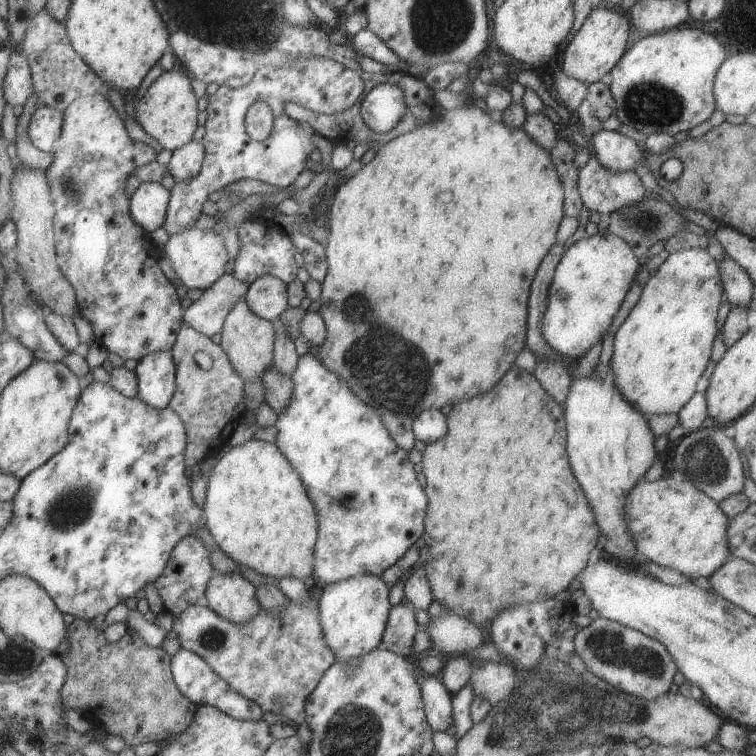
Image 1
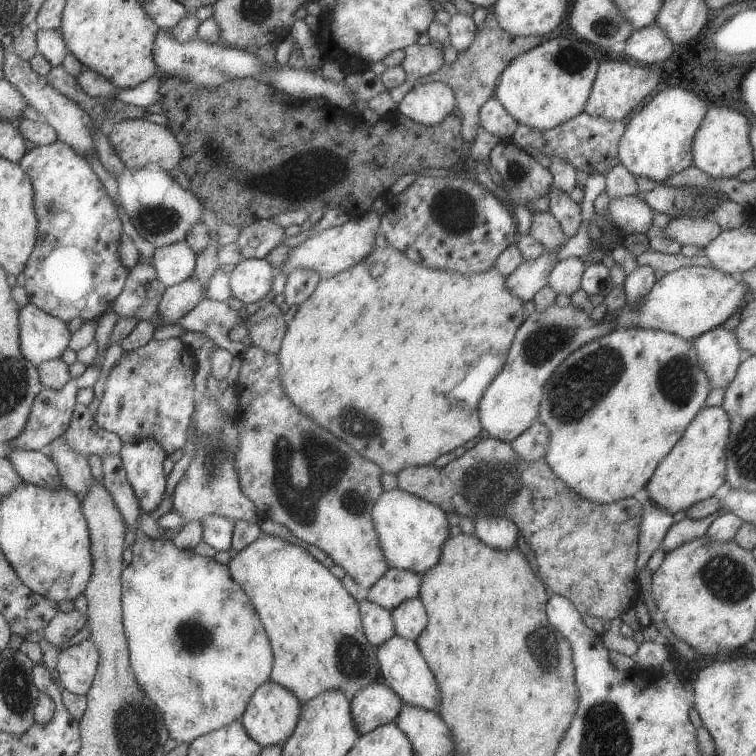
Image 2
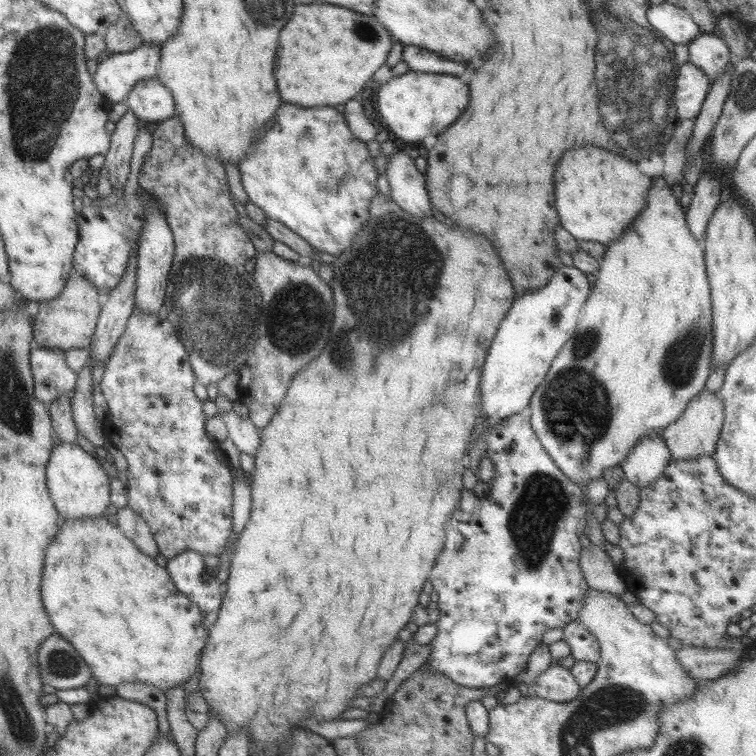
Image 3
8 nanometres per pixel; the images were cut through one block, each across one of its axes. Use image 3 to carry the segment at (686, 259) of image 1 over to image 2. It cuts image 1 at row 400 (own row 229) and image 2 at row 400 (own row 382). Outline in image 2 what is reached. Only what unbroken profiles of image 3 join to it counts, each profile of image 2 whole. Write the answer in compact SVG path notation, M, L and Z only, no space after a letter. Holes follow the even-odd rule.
M641 327L613 330L613 332L609 332L609 334L601 336L601 338L595 338L591 342L587 342L585 346L579 346L545 380L543 396L541 396L541 404L539 404L539 416L537 416L538 421L549 430L549 446L547 446L547 452L545 452L545 462L553 470L553 474L559 480L563 480L574 493L577 492L581 498L587 498L597 503L609 504L619 499L632 497L639 489L646 486L647 481L655 472L657 464L675 446L677 440L681 438L683 430L687 428L695 414L704 408L703 404L705 404L705 398L707 398L710 390L709 378L707 378L705 370L701 370L701 366L699 366L699 356L693 350L691 341L683 340L677 334Z

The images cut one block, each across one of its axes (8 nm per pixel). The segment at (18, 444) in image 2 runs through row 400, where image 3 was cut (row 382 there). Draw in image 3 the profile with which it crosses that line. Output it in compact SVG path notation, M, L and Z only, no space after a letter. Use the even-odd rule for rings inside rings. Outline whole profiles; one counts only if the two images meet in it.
M31 347L30 370L33 396L46 406L76 384L76 374L66 366L63 350Z

